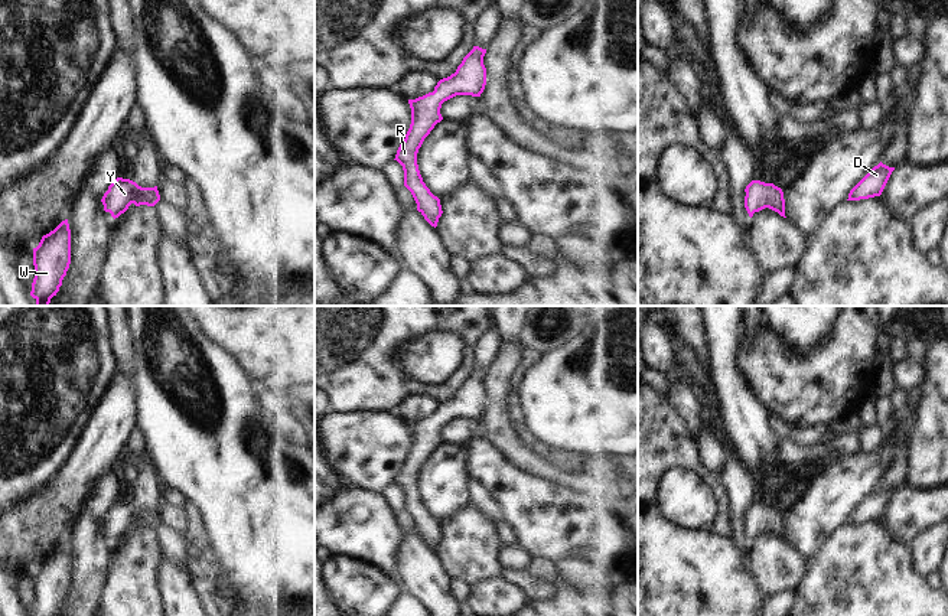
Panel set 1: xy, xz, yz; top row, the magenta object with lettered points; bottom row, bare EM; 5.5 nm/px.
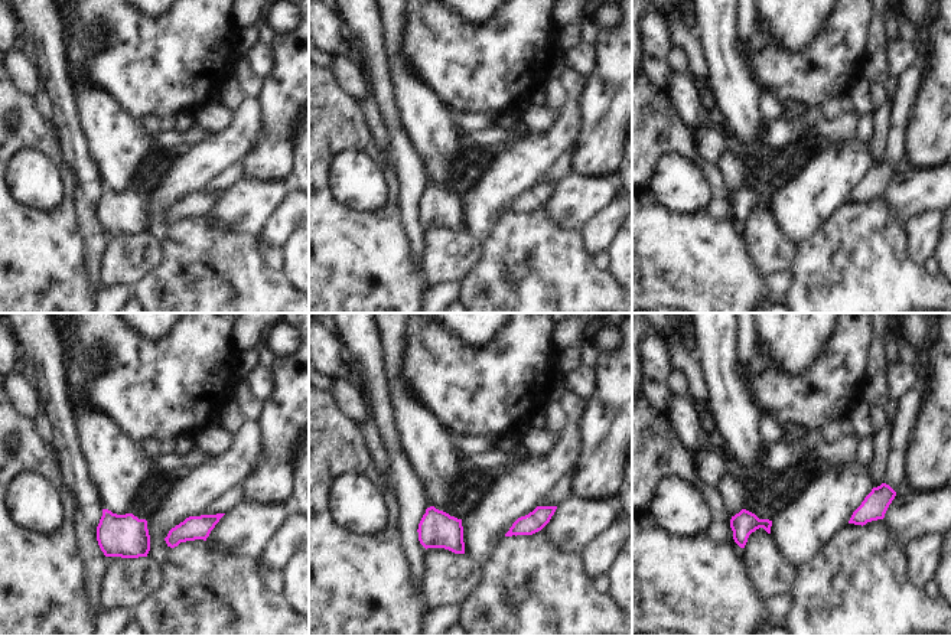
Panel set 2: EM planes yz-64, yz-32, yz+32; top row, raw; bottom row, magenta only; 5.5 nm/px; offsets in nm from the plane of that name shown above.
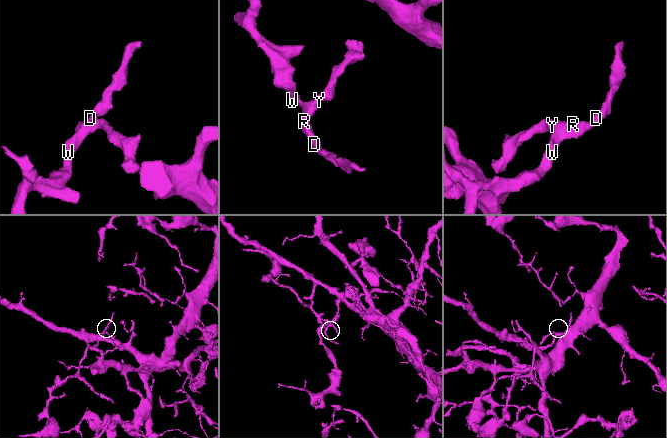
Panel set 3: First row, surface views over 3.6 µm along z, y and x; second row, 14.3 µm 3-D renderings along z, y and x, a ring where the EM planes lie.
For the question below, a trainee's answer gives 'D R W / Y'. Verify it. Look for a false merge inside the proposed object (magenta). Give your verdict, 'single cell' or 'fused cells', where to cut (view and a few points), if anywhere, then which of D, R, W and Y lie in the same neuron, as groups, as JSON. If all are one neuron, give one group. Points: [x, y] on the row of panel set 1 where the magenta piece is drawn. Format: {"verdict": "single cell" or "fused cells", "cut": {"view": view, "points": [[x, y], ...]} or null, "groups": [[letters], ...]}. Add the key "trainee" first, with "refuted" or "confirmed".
{"trainee": "refuted", "verdict": "single cell", "cut": null, "groups": [["D", "R", "W", "Y"]]}

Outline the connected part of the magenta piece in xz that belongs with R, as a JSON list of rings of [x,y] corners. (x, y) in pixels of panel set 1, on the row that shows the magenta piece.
[[[473,46],[456,72],[440,79],[433,92],[416,100],[408,100],[411,124],[394,160],[403,166],[404,186],[411,192],[417,203],[417,211],[434,228],[443,211],[440,199],[434,196],[423,182],[417,164],[417,153],[434,126],[443,120],[440,108],[444,101],[456,95],[480,97],[486,85],[485,53],[486,49]]]

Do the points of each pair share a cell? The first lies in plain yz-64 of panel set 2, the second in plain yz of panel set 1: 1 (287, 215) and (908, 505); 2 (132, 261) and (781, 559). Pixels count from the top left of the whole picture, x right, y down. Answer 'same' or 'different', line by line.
1: different
2: same

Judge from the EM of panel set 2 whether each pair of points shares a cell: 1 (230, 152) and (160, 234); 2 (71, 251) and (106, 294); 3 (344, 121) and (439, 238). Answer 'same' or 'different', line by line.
1: same
2: different
3: different

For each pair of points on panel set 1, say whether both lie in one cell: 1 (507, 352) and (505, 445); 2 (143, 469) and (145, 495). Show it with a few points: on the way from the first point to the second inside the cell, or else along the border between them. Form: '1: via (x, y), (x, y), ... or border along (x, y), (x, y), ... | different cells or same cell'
1: via (498, 375), (497, 421) | same cell
2: via (145, 475), (145, 489) | same cell

